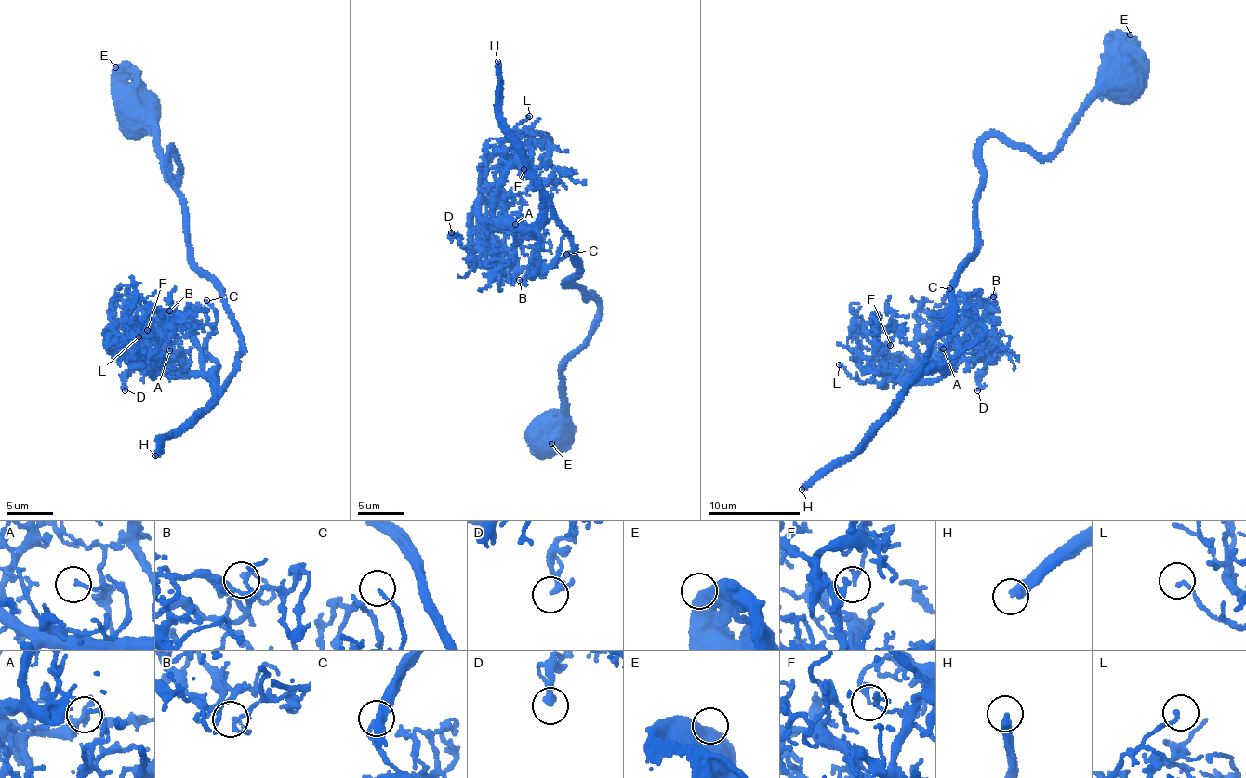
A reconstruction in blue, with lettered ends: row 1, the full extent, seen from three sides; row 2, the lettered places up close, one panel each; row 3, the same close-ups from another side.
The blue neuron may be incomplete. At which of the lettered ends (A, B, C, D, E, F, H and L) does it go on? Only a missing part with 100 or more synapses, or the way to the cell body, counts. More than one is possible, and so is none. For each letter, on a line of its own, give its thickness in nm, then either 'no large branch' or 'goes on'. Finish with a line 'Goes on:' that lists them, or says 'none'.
A: 140 nm | no large branch
B: 150 nm | no large branch
C: 110 nm | no large branch
D: 320 nm | no large branch
E: 700 nm | no large branch
F: 130 nm | no large branch
H: 360 nm | goes on
L: 150 nm | no large branch
Goes on: H

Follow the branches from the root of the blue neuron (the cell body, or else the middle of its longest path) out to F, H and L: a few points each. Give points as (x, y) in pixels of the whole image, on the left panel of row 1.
F: (144, 112), (242, 350), (222, 386), (154, 375), (175, 323), (147, 330)
H: (144, 112), (173, 183), (178, 161), (170, 150), (188, 257), (242, 346), (221, 391), (156, 439), (155, 455)
L: (144, 112), (173, 183), (178, 161), (170, 150), (188, 257), (242, 350), (216, 387), (131, 363), (139, 336)

